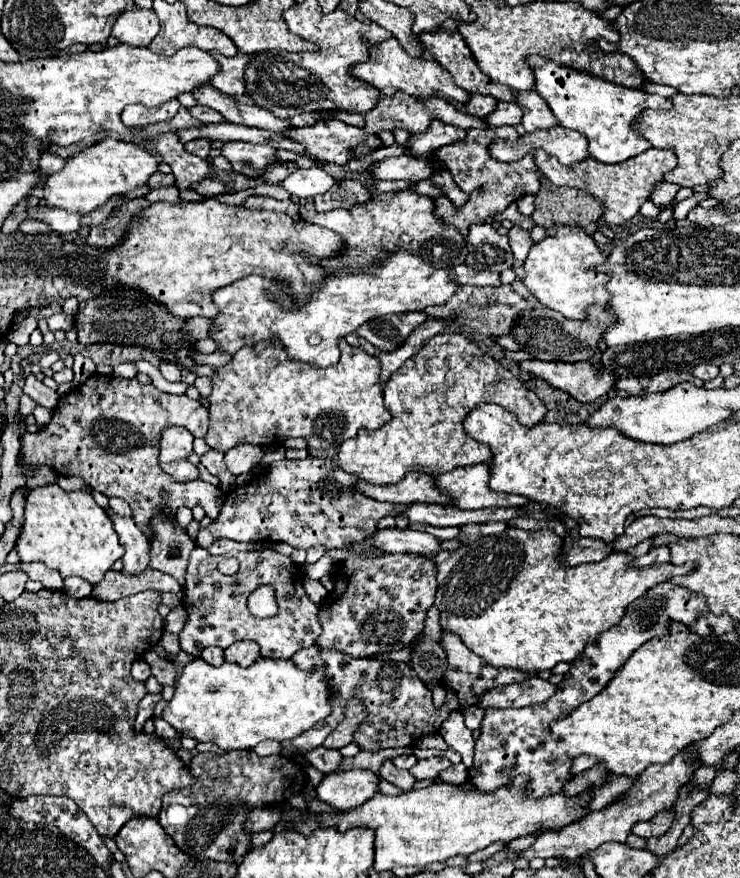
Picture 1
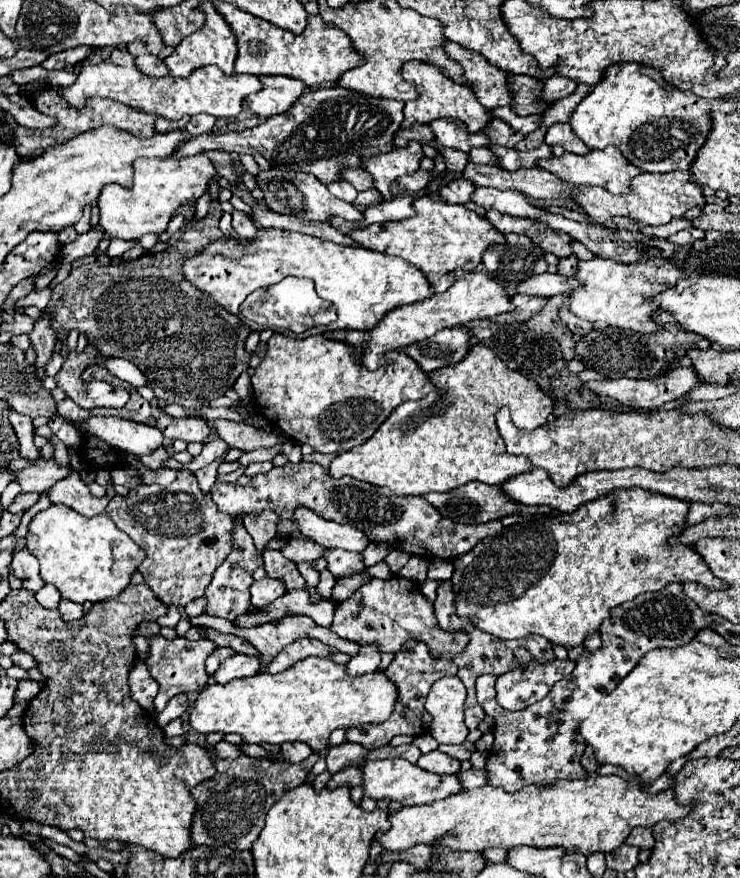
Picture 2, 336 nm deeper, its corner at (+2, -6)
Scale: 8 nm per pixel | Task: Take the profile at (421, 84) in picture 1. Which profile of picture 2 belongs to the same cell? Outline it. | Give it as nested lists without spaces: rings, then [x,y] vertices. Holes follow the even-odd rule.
[[[408,62],[402,68],[402,75],[408,77],[408,80],[412,80],[416,84],[416,90],[418,90],[418,98],[404,104],[402,128],[410,128],[414,122],[428,124],[428,122],[432,122],[436,118],[460,120],[460,122],[464,122],[468,126],[470,132],[478,132],[480,128],[484,128],[488,124],[490,114],[476,100],[472,90],[468,86],[456,84],[452,78],[444,76],[440,68],[436,68],[432,64],[422,64],[422,62]]]

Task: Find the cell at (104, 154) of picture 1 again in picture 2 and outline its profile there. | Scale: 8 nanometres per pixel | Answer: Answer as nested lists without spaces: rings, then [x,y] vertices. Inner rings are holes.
[[[204,154],[188,156],[188,158],[138,158],[134,162],[134,186],[124,188],[120,184],[108,184],[100,192],[98,210],[100,210],[100,228],[104,234],[122,238],[122,240],[138,240],[144,234],[160,234],[166,230],[172,214],[180,204],[198,200],[210,178],[216,174],[212,162]]]

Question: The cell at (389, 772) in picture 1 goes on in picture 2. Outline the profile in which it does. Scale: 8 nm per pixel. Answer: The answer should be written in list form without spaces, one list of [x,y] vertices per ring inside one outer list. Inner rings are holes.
[[[346,742],[342,746],[332,746],[328,756],[326,756],[326,764],[328,764],[328,772],[336,774],[346,766],[358,764],[358,762],[366,762],[366,756],[370,752],[364,750],[364,746],[356,746],[352,742]]]

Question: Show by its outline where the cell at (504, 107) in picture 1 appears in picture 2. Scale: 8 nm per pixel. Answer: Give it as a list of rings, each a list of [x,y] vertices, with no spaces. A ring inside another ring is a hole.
[[[552,76],[552,78],[548,78],[548,80],[544,82],[544,90],[542,90],[538,102],[548,106],[548,104],[554,104],[554,102],[560,100],[560,98],[570,96],[574,90],[576,90],[576,82],[572,82],[572,80],[568,80],[568,78]]]

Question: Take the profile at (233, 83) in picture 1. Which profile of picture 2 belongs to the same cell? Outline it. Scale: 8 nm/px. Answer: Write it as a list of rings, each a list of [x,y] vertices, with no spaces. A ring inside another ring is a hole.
[[[260,76],[260,82],[262,90],[246,98],[248,108],[260,118],[284,114],[306,88],[304,82],[284,76]]]

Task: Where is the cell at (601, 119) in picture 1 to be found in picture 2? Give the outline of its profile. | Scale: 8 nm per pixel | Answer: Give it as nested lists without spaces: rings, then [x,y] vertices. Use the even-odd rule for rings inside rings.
[[[628,62],[608,66],[602,80],[572,112],[570,126],[588,148],[618,146],[624,158],[642,172],[688,170],[710,132],[710,110],[718,102],[680,92],[658,70]]]

